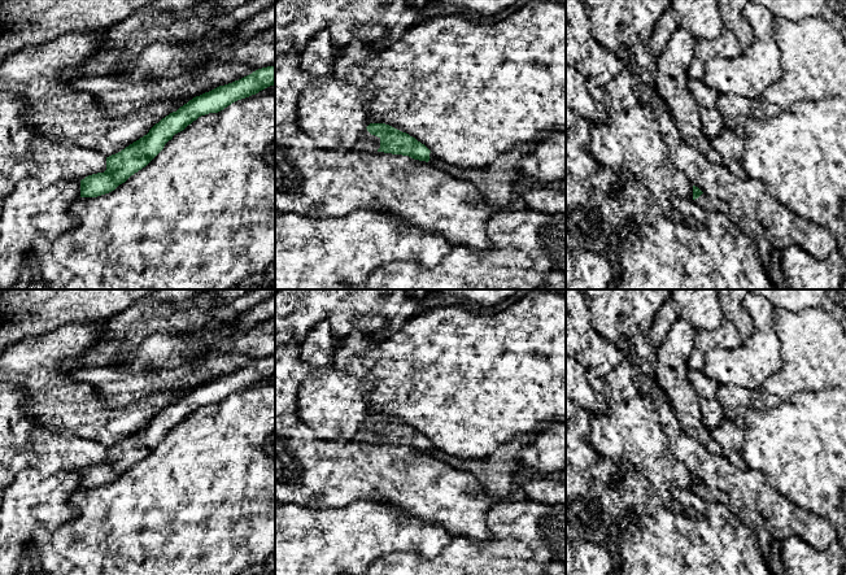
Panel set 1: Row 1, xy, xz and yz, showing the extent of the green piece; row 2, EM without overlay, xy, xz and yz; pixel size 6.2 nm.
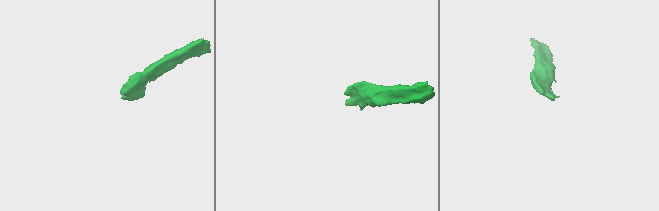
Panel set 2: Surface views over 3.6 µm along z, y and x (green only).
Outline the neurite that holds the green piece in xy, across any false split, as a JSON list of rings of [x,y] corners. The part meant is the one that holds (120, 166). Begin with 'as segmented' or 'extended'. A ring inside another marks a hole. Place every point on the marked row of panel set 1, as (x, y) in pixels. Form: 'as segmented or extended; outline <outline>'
as segmented; outline [[[267,66],[232,83],[193,97],[156,123],[147,135],[121,152],[106,157],[106,170],[80,180],[80,197],[97,197],[114,191],[145,167],[173,139],[199,117],[218,113],[232,103],[275,84],[275,66]]]

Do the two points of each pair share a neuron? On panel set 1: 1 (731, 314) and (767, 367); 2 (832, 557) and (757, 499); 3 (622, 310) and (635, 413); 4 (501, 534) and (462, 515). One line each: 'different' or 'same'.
1: different
2: different
3: same
4: different

